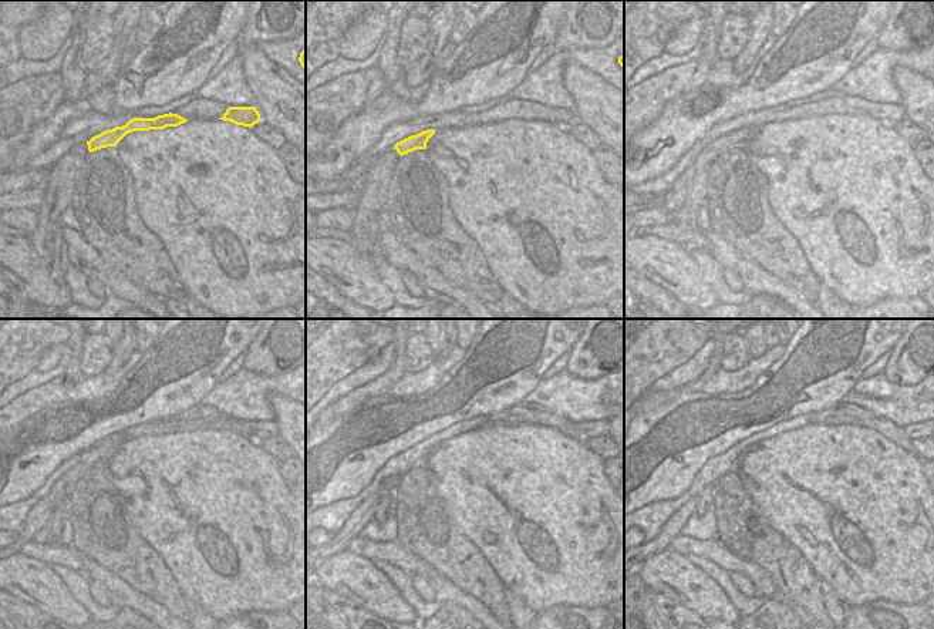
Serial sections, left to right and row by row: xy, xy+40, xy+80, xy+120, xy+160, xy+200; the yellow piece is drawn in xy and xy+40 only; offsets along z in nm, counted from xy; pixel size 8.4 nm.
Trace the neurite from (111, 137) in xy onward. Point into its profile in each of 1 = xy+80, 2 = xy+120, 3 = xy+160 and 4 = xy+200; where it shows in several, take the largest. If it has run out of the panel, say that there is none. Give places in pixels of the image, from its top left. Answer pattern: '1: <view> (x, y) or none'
1: xy+80 (673, 199)
2: xy+120 (41, 513)
3: xy+160 (364, 513)
4: xy+200 (671, 528)

